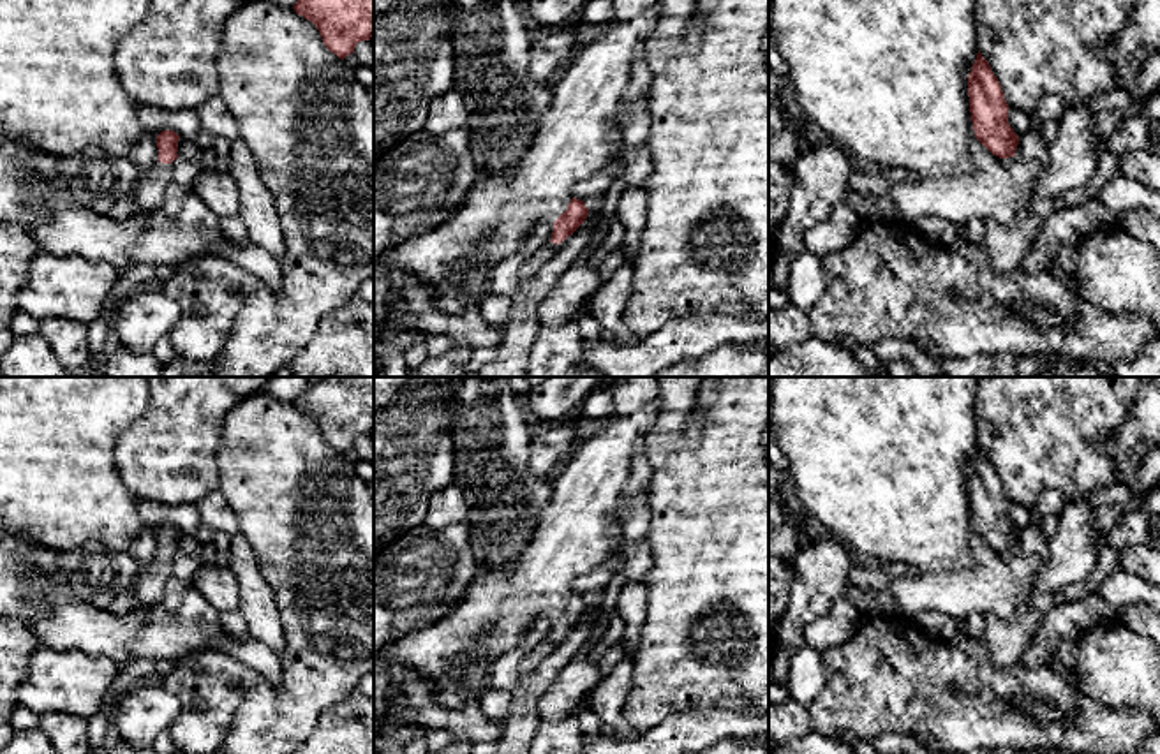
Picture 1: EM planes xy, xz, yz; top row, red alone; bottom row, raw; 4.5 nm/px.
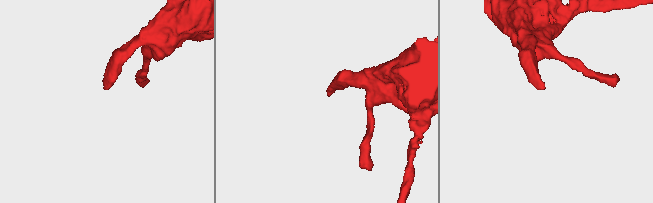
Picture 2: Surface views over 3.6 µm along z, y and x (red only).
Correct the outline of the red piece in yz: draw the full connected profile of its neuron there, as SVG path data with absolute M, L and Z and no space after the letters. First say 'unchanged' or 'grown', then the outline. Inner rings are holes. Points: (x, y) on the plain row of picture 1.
unchanged; M978 446L968 470L975 532L996 551L1015 551L1019 530L1008 518L1008 499L989 456Z

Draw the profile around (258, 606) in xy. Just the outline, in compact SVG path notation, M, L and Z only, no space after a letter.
M238 532L231 536L229 569L240 583L240 608L252 638L268 645L279 655L286 647L280 613L275 594L263 578L256 553L247 537Z

